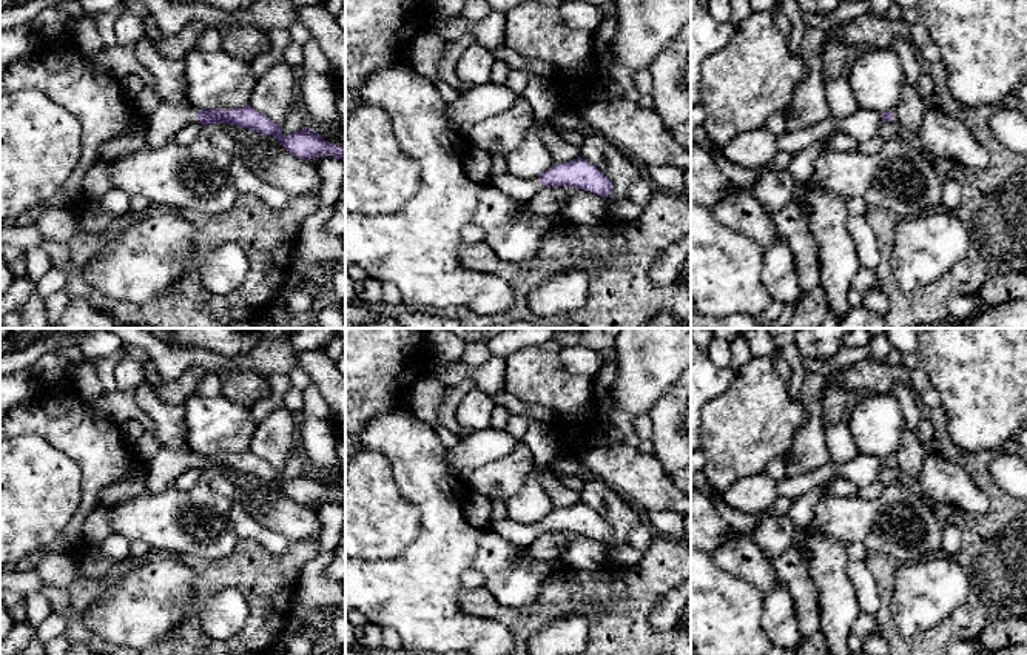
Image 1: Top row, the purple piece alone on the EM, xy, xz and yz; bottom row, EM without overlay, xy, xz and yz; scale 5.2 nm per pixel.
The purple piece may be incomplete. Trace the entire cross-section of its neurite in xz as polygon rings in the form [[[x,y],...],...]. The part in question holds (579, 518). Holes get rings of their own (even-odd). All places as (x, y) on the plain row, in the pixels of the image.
[[[583,502],[552,509],[551,513],[532,524],[503,518],[493,524],[492,530],[506,538],[517,550],[527,547],[537,536],[552,530],[586,535],[604,544],[612,535],[609,524]]]

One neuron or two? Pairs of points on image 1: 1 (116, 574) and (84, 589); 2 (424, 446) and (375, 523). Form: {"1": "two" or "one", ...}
{"1": "one", "2": "two"}

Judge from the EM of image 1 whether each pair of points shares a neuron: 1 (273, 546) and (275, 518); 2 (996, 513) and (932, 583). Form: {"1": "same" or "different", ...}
{"1": "different", "2": "different"}

